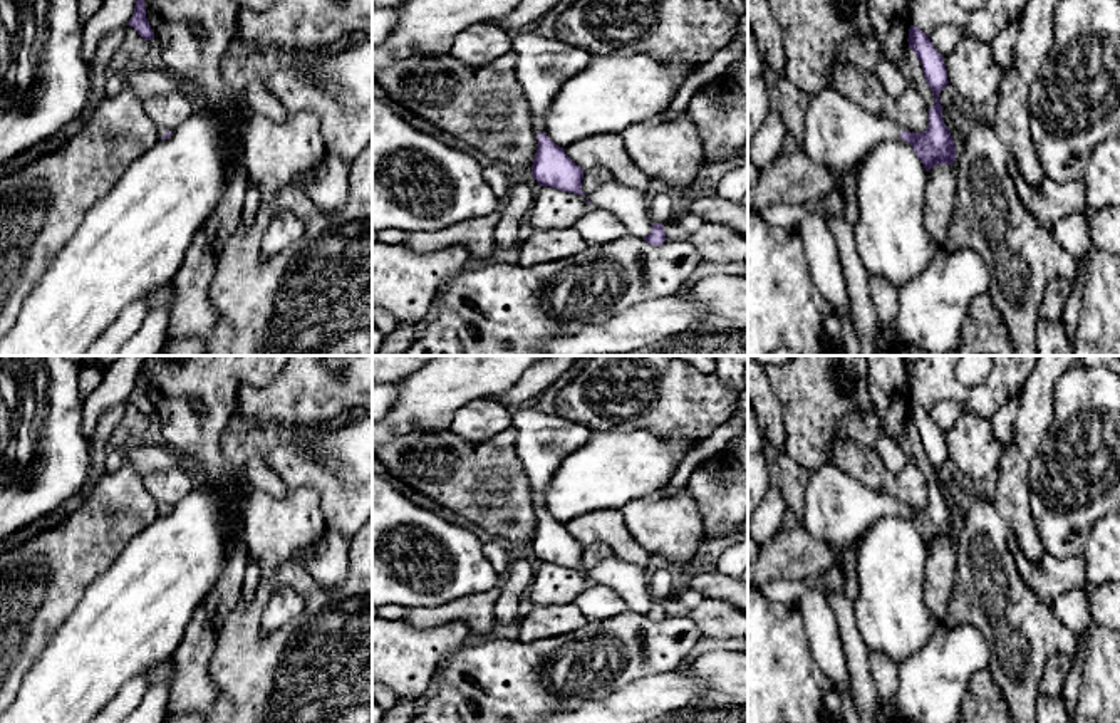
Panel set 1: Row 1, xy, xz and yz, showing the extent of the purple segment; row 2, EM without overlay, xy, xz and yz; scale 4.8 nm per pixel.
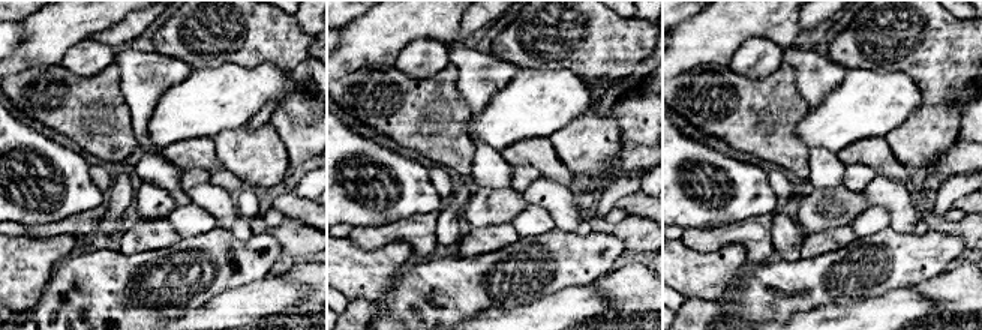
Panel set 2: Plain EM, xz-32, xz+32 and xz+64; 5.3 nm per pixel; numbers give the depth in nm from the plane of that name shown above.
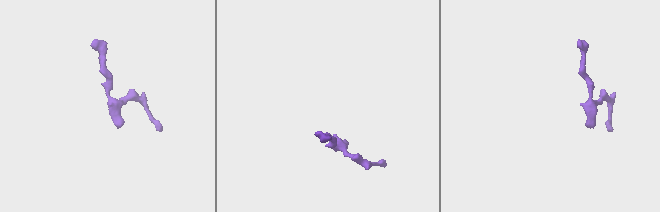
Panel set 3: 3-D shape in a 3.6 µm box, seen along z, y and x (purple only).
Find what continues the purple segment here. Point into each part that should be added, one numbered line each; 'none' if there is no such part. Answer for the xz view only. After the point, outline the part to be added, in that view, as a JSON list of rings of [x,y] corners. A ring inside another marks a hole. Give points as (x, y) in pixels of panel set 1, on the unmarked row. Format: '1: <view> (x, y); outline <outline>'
1: xz (545, 440); outline [[[533,408],[511,409],[511,428],[518,433],[516,455],[530,476],[533,507],[543,508],[543,495],[557,468],[594,431],[560,418],[555,411]]]

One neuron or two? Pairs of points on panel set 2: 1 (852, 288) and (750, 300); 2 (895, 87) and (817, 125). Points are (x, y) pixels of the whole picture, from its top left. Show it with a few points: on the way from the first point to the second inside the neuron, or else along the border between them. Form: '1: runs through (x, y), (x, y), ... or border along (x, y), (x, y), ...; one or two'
1: runs through (826, 288), (775, 290); one
2: runs through (876, 102), (867, 104), (837, 122); one

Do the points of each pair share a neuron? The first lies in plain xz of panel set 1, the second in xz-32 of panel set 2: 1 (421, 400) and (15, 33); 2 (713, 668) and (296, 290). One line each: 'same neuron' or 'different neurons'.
1: different neurons
2: different neurons

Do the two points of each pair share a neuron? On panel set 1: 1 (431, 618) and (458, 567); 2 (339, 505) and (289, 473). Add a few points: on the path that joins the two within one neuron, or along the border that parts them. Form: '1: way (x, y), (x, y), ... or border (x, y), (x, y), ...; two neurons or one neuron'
1: border (477, 594), (409, 611); two neurons
2: way (329, 492), (311, 473), (302, 473); one neuron

